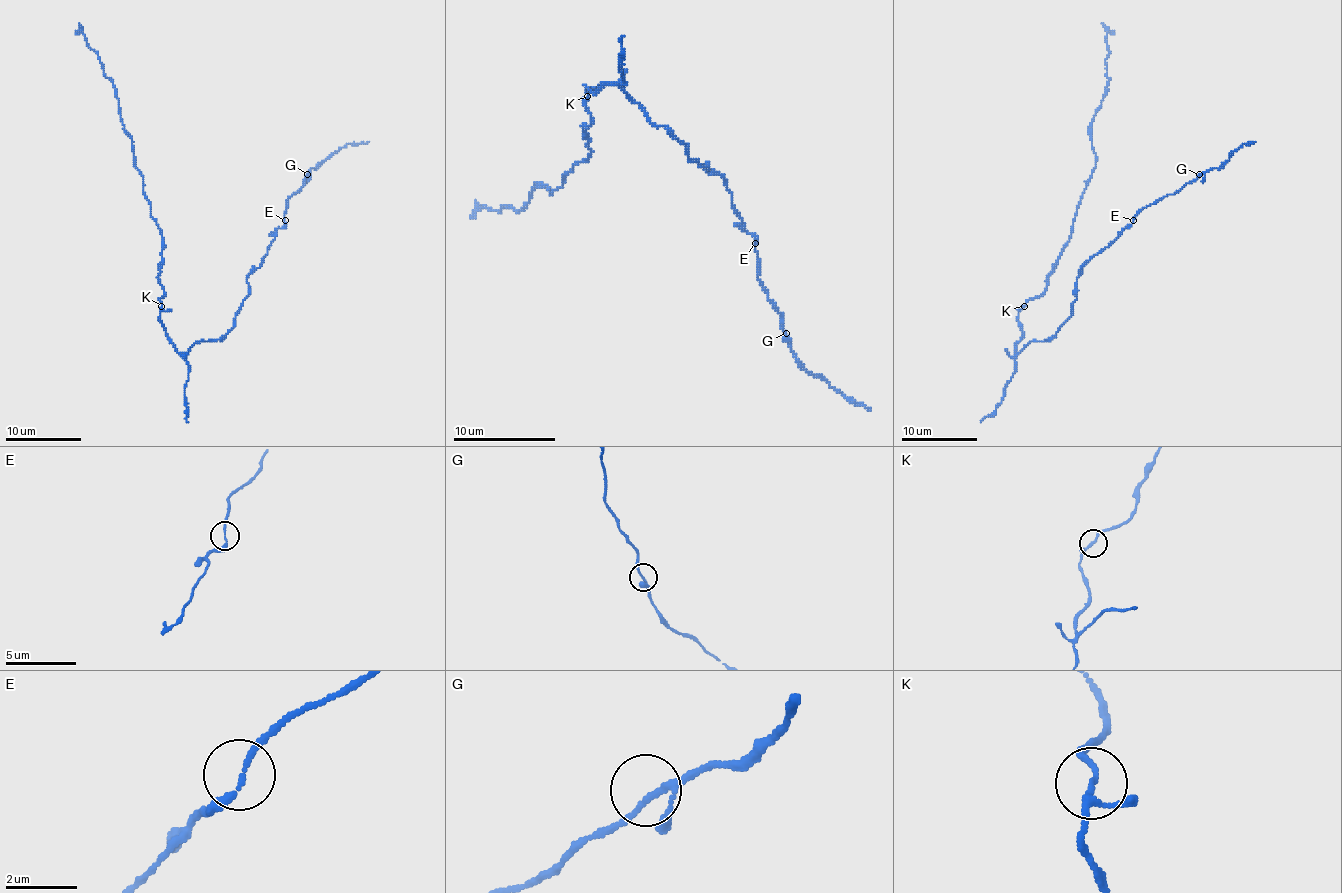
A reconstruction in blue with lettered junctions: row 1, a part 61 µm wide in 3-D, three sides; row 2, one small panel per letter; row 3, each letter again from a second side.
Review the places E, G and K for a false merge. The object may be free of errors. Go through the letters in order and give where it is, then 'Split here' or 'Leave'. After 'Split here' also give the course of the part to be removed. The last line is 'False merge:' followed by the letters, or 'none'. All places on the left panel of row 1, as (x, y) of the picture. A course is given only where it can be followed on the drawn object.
E: Place: (285, 220). Leave
G: Place: (307, 174). Leave
K: Place: (161, 306). Leave
False merge: none

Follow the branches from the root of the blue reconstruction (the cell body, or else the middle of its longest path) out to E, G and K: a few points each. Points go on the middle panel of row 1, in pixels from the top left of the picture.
E: (619, 87), (655, 126), (662, 126), (678, 139), (691, 159), (724, 180), (732, 192), (732, 208), (755, 244)
G: (619, 87), (655, 126), (678, 139), (691, 159), (724, 180), (732, 208), (755, 239), (757, 277), (786, 333)
K: (619, 87), (606, 85), (596, 92), (586, 87), (588, 95)

